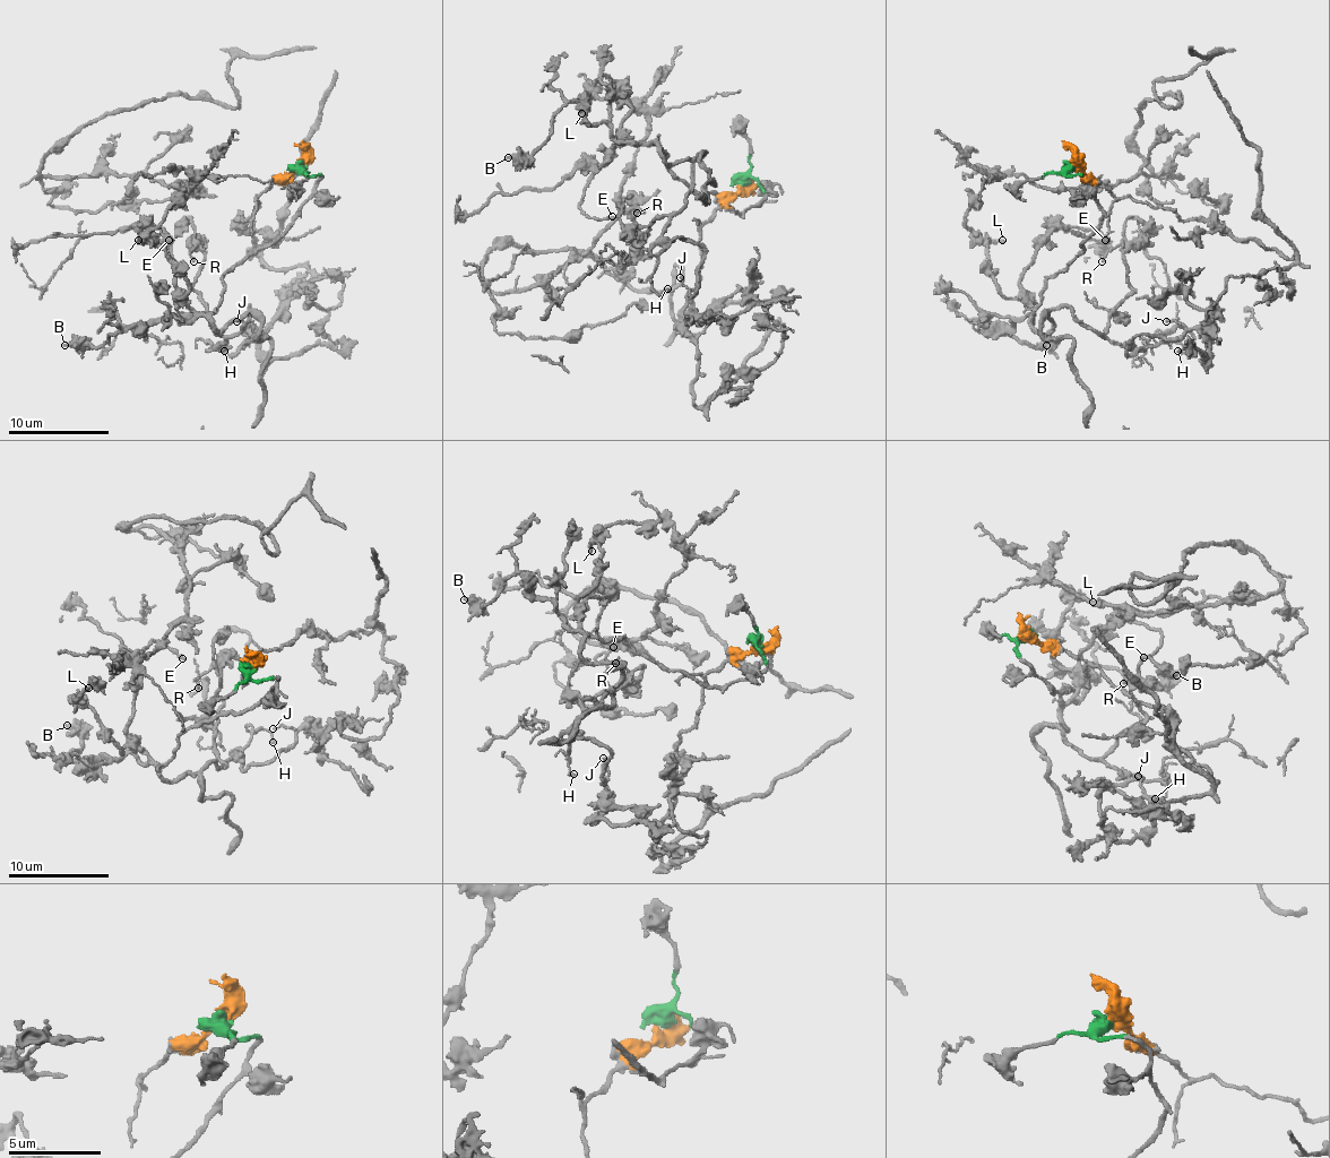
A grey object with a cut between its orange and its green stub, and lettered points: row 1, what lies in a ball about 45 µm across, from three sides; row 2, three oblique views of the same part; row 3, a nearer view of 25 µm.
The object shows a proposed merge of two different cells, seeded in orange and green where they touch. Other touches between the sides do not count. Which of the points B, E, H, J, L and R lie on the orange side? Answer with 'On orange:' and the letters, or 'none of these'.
On orange: none of these

